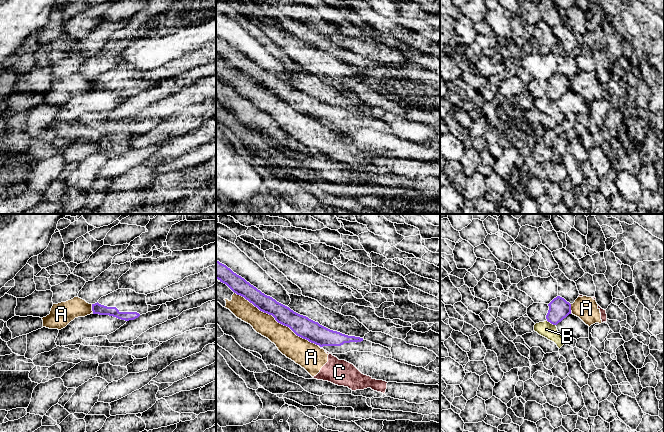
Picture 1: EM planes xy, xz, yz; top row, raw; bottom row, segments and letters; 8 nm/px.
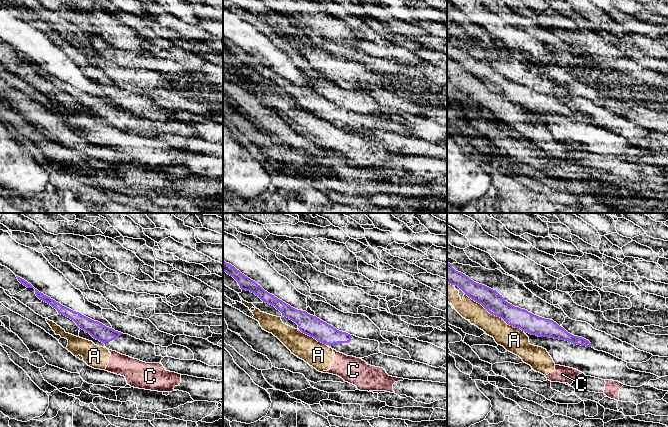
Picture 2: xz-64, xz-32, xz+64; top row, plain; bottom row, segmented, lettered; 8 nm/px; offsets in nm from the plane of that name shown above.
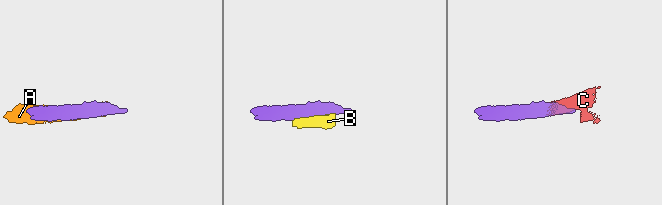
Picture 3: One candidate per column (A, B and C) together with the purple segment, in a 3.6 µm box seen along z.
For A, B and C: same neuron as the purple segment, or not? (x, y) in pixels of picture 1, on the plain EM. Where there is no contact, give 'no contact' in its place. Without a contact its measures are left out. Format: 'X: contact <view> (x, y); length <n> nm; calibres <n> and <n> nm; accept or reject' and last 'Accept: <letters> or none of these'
A: contact xz (276, 96); length 800 nm; calibres 170 and 190 nm; reject
B: contact yz (551, 99); length 80 nm; calibres 170 and 120 nm; reject
C: contact xz (320, 122); length 40 nm; calibres 170 and 20 nm; reject
Accept: none of these

